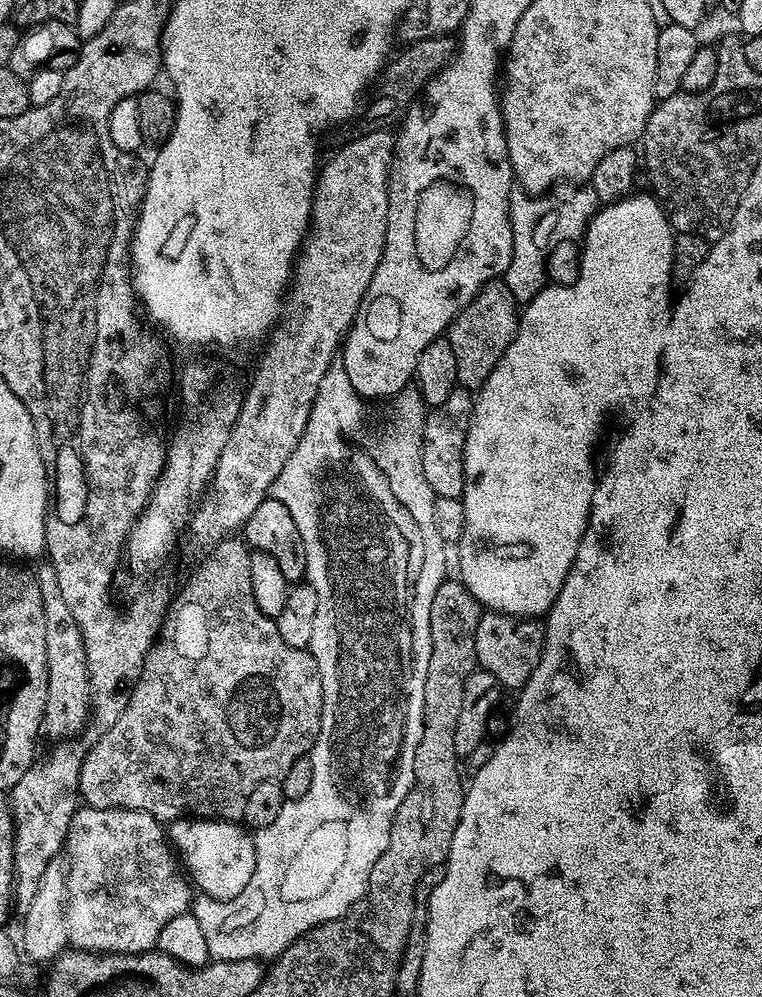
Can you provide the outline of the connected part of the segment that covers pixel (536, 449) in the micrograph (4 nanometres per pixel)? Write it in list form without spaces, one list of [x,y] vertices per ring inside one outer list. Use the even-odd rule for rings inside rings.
[[[629,194],[622,200],[614,200],[597,207],[584,230],[580,244],[580,277],[573,284],[545,286],[529,304],[523,305],[520,312],[520,324],[516,328],[510,346],[506,346],[502,358],[498,358],[498,366],[490,370],[490,378],[486,378],[484,385],[475,393],[464,451],[464,495],[462,499],[466,512],[466,526],[462,530],[462,538],[458,545],[458,551],[460,551],[458,579],[480,603],[481,609],[525,618],[540,618],[551,610],[562,590],[562,582],[566,574],[570,574],[570,566],[578,554],[582,534],[588,525],[594,487],[592,443],[595,442],[596,435],[599,434],[600,427],[604,424],[604,415],[614,411],[615,408],[621,408],[624,412],[630,411],[631,408],[639,409],[647,405],[656,392],[662,375],[660,359],[664,356],[664,339],[672,317],[674,303],[672,255],[676,238],[673,226],[655,195],[636,195]]]

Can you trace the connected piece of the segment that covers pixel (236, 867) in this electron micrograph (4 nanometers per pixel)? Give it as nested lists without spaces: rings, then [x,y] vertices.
[[[185,818],[171,821],[166,835],[191,883],[203,895],[212,900],[229,900],[242,894],[250,882],[256,865],[256,842],[239,823],[215,818]]]

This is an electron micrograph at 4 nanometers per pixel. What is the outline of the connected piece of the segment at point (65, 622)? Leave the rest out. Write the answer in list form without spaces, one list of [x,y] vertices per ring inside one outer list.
[[[44,562],[40,572],[35,573],[35,578],[42,594],[42,610],[46,618],[46,710],[42,732],[52,742],[63,742],[79,737],[90,720],[92,695],[88,681],[86,646],[82,630],[78,622],[74,622],[74,613],[66,607],[66,601],[62,598],[58,574],[54,574],[51,563]]]

